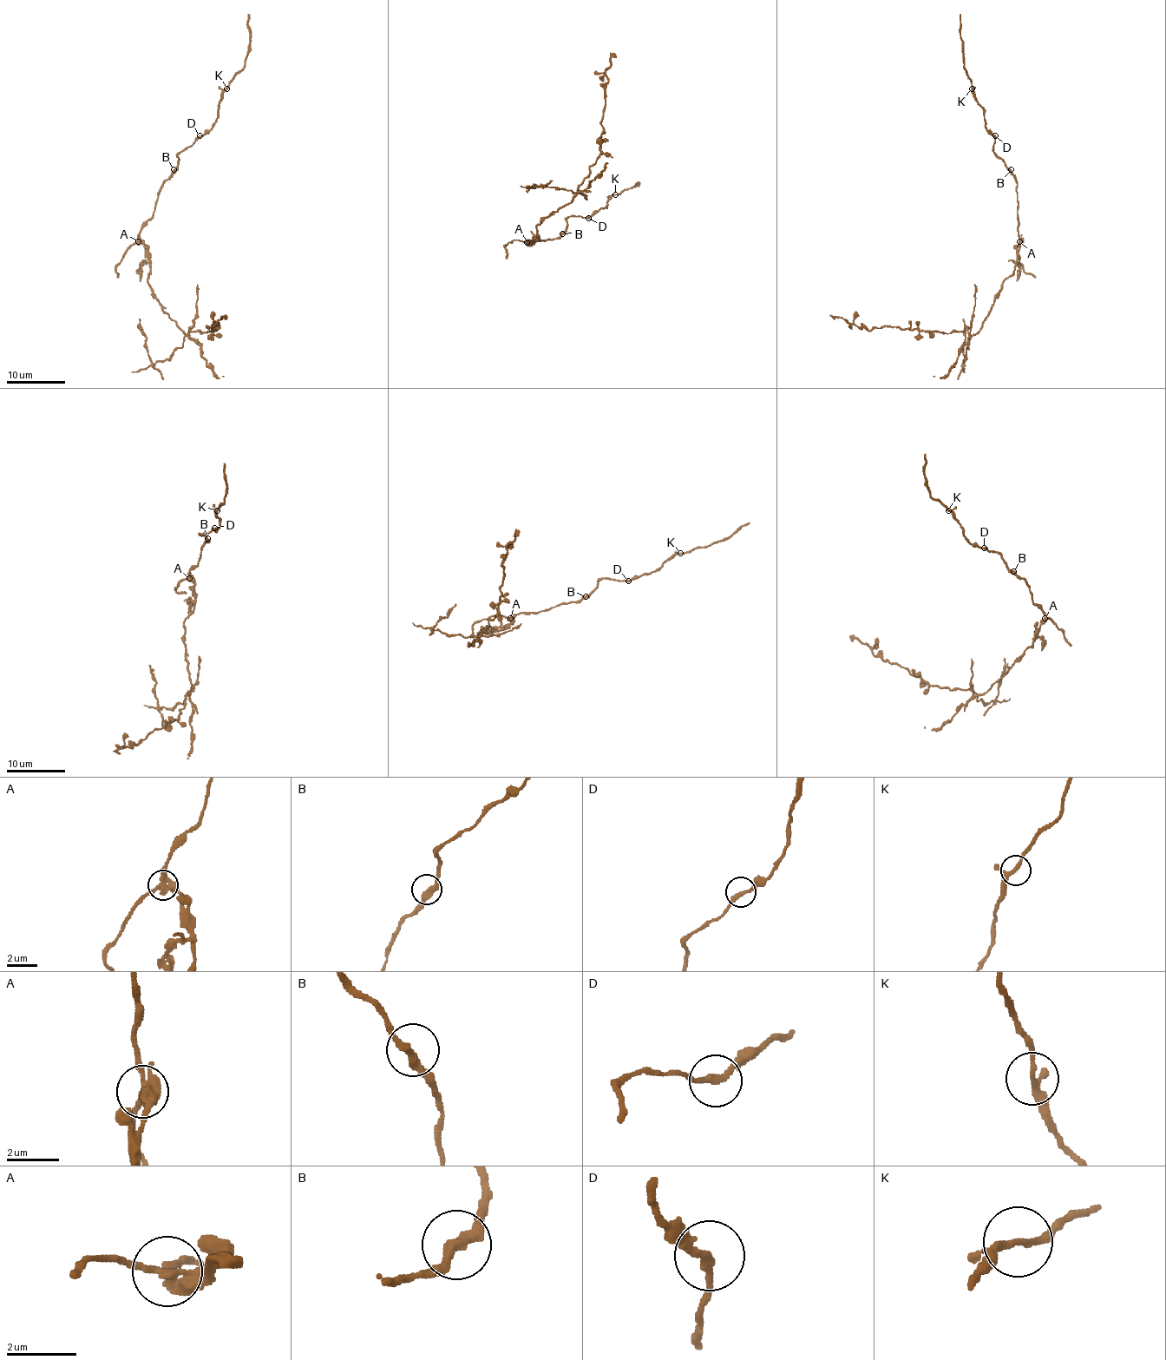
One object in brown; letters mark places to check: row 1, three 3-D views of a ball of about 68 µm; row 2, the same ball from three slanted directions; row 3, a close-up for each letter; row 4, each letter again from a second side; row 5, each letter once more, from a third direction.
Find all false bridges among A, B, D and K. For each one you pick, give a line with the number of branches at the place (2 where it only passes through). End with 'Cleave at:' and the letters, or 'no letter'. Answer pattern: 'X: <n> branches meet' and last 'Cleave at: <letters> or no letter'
A: 3 branches meet
Cleave at: A

